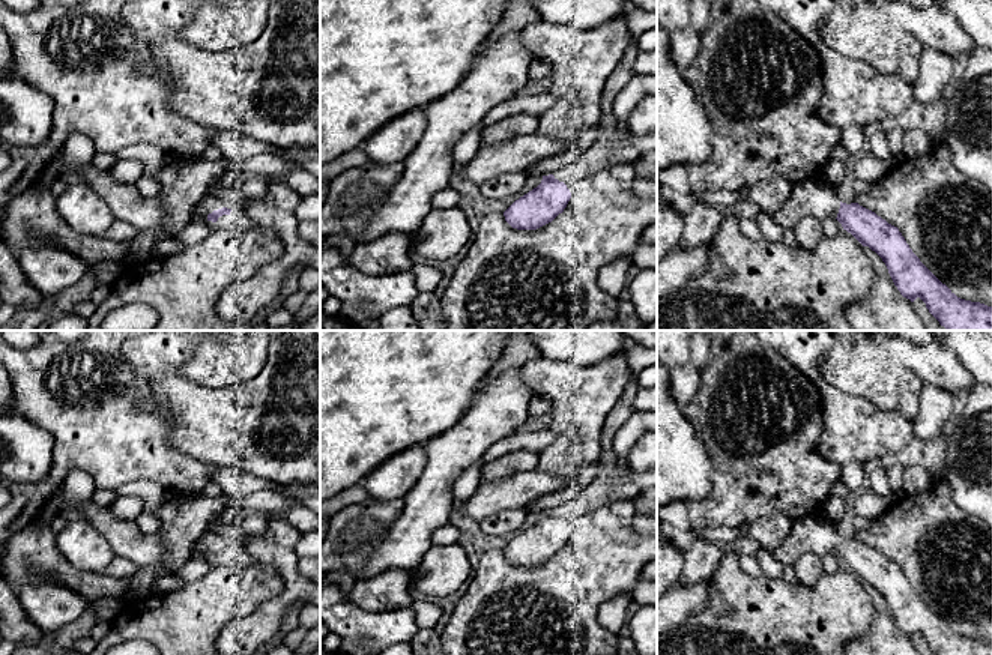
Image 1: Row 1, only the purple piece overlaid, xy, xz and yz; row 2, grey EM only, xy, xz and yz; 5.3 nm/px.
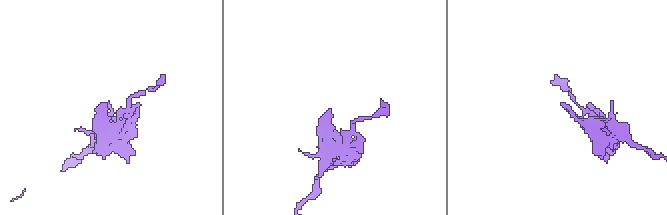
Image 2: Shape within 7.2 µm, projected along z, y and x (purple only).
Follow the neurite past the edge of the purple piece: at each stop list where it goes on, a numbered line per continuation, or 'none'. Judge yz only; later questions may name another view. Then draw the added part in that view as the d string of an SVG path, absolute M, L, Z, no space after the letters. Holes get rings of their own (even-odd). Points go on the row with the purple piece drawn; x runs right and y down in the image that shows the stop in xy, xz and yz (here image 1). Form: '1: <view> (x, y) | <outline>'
1: yz (809, 197) | M815 177L794 185L791 200L771 216L782 228L794 228L804 216L819 221L837 218L840 200L830 183L819 183Z

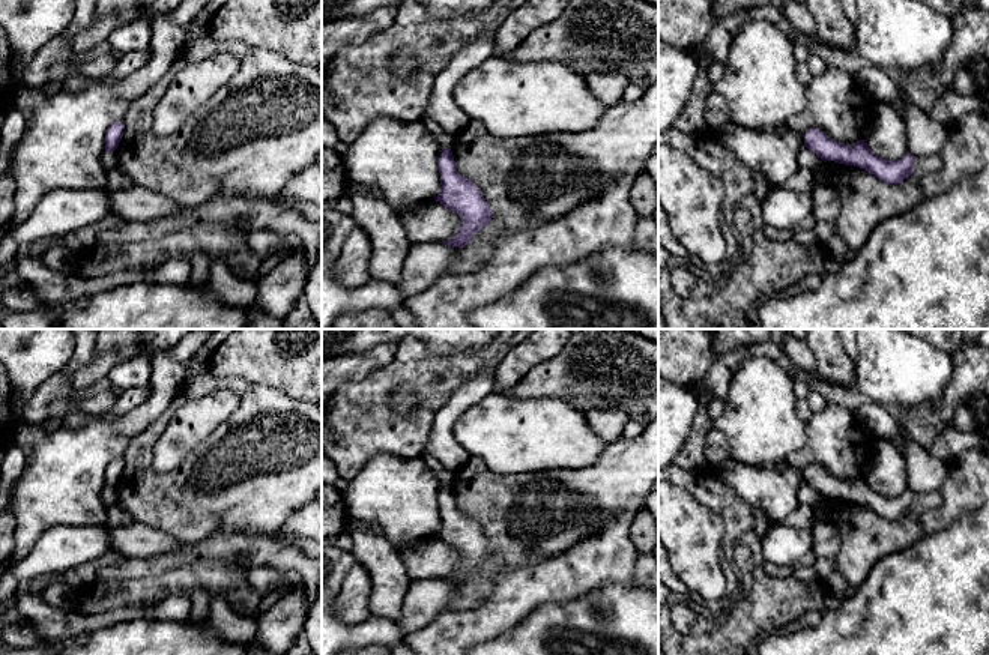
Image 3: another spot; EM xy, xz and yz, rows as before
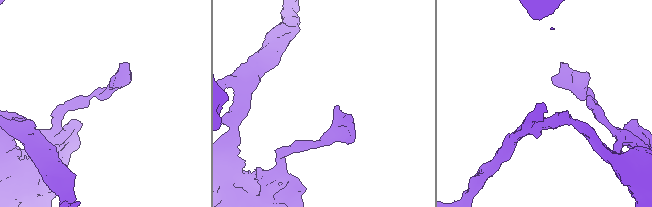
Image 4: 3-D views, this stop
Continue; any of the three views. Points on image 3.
none

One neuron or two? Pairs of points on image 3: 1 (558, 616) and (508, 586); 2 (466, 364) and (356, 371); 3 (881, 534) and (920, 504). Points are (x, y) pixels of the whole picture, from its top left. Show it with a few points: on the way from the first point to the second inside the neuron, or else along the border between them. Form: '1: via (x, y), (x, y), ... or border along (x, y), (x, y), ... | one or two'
1: border along (576, 598), (544, 603), (513, 627) | two
2: border along (397, 346), (385, 365), (343, 383) | two
3: via (892, 534), (896, 534), (914, 514) | one

